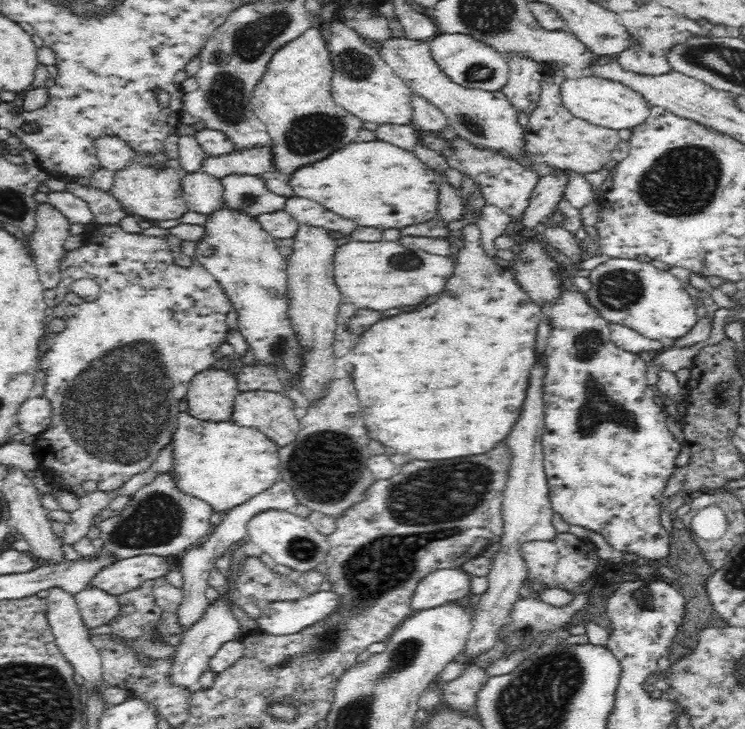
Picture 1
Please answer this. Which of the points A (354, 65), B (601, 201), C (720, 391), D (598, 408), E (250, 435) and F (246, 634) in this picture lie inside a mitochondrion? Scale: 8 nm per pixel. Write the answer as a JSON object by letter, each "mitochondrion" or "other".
{"A":"mitochondrion","B":"other","C":"mitochondrion","D":"mitochondrion","E":"other","F":"other"}

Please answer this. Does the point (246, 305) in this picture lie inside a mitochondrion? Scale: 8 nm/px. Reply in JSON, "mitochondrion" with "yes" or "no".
{"mitochondrion":"no"}

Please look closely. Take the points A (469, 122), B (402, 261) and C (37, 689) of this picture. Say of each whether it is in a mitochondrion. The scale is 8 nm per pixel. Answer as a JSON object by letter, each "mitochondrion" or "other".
{"A":"mitochondrion","B":"mitochondrion","C":"mitochondrion"}

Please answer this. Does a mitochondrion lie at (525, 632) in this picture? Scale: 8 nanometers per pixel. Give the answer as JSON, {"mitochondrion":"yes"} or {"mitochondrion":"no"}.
{"mitochondrion":"yes"}

